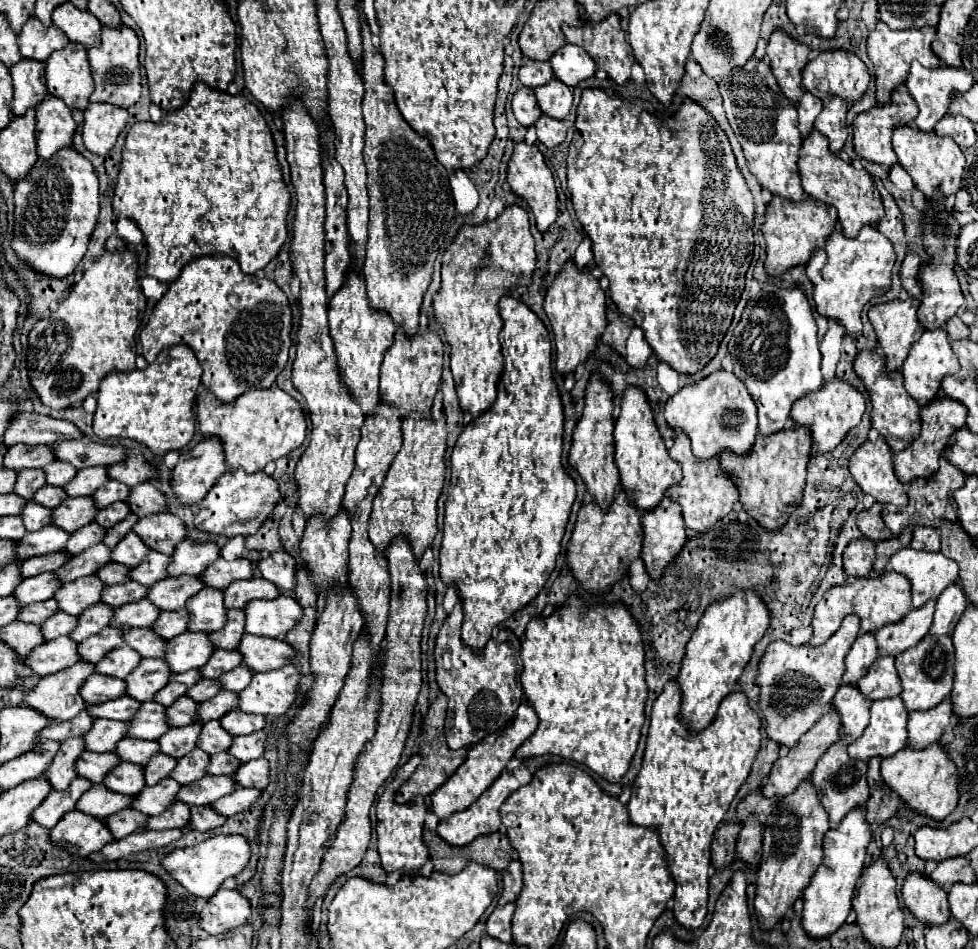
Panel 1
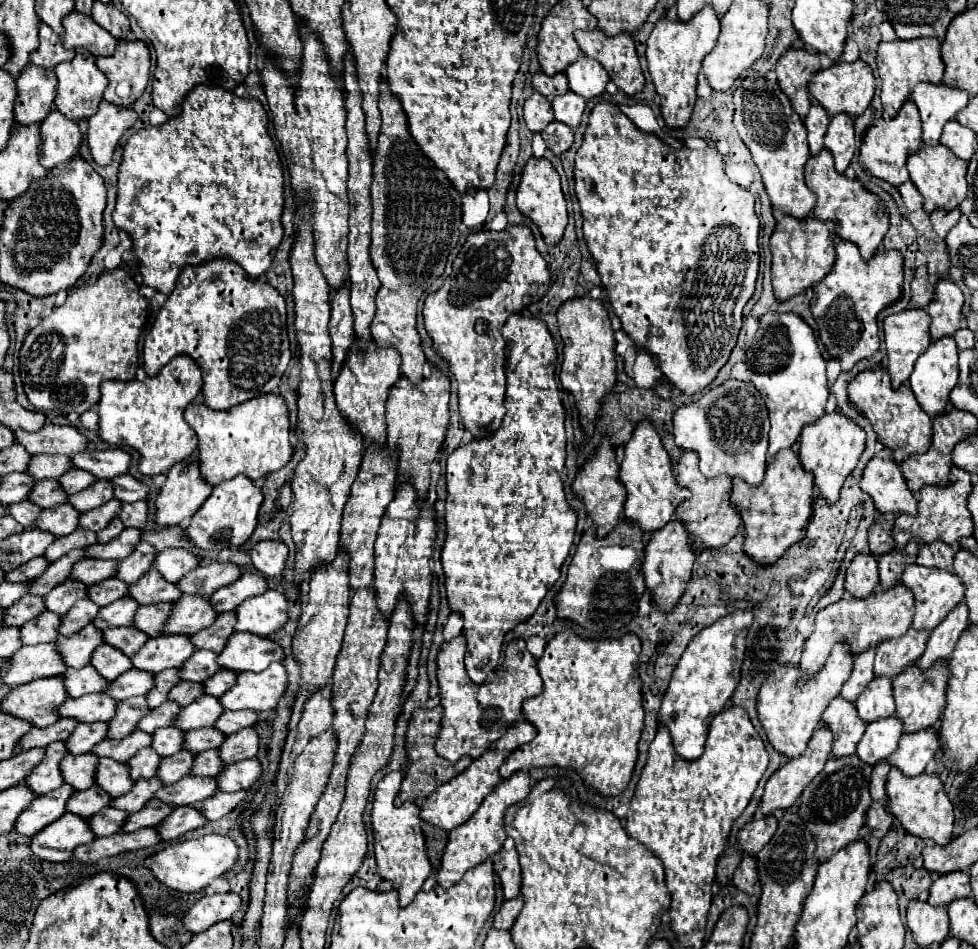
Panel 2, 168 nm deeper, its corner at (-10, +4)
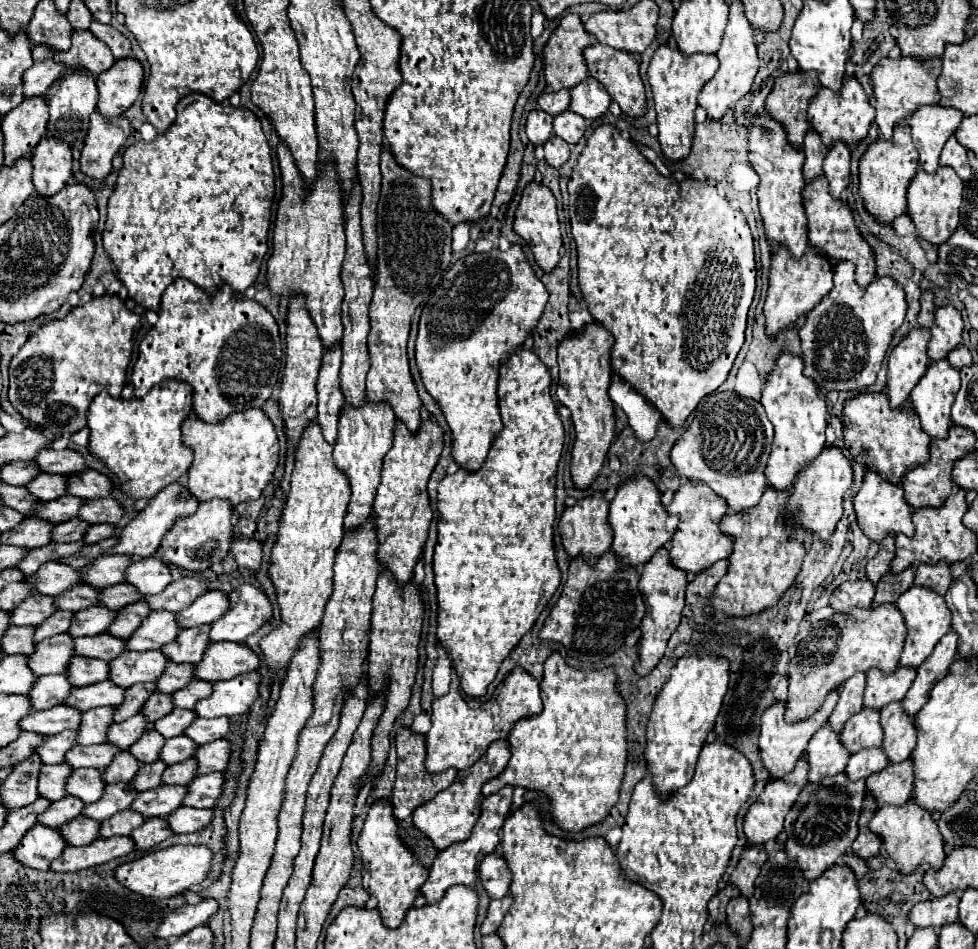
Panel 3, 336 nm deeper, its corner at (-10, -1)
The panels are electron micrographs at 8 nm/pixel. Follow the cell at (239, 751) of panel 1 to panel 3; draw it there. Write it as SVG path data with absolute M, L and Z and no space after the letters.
M221 738L209 744L199 746L195 758L199 760L199 774L211 774L225 770L229 766L229 756L231 756L231 742Z

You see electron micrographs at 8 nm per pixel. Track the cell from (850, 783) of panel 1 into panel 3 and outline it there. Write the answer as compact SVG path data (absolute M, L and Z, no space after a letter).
M845 772L837 776L827 776L819 784L807 784L801 790L789 816L785 818L785 848L789 852L789 858L795 858L799 862L805 878L819 878L827 868L837 864L837 860L851 850L851 844L859 834L857 820L865 790L865 780L853 782L847 778Z

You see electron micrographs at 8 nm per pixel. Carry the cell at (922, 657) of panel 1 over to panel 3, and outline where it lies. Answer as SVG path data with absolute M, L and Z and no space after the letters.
M891 702L881 710L881 724L885 728L885 754L891 762L901 762L911 756L917 744L917 728L913 716L909 716L901 702Z

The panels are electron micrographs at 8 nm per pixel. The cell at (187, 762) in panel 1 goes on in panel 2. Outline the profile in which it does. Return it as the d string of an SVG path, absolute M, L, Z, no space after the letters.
M179 751L171 757L163 757L161 759L161 767L157 767L157 779L161 779L161 783L165 785L173 785L177 783L181 777L189 775L191 765L193 765L193 753L189 751Z

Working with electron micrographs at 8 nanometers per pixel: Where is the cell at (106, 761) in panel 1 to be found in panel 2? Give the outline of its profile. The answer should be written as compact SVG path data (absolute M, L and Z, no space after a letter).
M65 755L61 761L61 775L65 775L65 783L71 785L75 791L89 789L95 785L95 755Z

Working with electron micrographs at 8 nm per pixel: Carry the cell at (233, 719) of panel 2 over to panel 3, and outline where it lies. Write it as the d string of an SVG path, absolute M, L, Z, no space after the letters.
M197 718L197 724L191 724L185 736L195 740L197 744L209 744L219 738L225 738L229 732L229 726L231 726L229 718L211 718L211 720Z

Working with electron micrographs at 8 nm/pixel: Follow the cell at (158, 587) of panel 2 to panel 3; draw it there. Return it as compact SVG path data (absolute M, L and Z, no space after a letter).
M125 582L101 590L101 604L105 604L107 608L113 608L113 610L121 610L121 608L125 608L133 602L141 602L145 598L147 596L137 592L137 588L133 584L125 584Z

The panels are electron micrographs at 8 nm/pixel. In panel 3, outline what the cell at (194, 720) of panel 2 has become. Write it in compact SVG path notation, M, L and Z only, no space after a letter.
M175 708L169 716L157 720L153 724L153 728L163 734L165 738L173 738L173 736L181 736L185 732L185 728L189 728L189 724L193 724L197 718L195 710L185 710L185 708Z

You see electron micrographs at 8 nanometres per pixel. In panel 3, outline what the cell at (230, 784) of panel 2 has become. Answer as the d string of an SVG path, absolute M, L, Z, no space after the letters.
M213 772L205 776L197 776L189 788L189 796L185 796L185 806L193 808L213 808L223 794L225 772Z

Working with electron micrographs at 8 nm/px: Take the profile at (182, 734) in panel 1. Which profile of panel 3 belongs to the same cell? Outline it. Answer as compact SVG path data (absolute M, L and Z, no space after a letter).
M151 728L151 732L145 732L143 738L139 738L135 744L129 746L129 752L133 752L133 756L139 756L141 762L153 762L159 758L163 744L165 738Z

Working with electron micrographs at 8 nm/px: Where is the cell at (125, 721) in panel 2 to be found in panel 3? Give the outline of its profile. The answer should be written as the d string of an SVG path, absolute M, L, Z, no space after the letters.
M105 706L105 708L93 708L89 712L83 712L83 720L81 720L81 728L79 728L81 740L77 740L77 744L81 744L81 746L103 744L107 740L107 730L113 724L113 714L115 714L115 708L109 708L109 706Z

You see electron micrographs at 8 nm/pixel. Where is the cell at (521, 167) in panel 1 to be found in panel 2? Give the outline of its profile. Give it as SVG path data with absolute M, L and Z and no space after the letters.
M531 157L529 163L525 165L521 183L517 189L517 209L539 227L541 237L547 245L557 245L561 241L565 225L567 225L567 205L565 205L565 197L561 191L559 175L547 159Z

